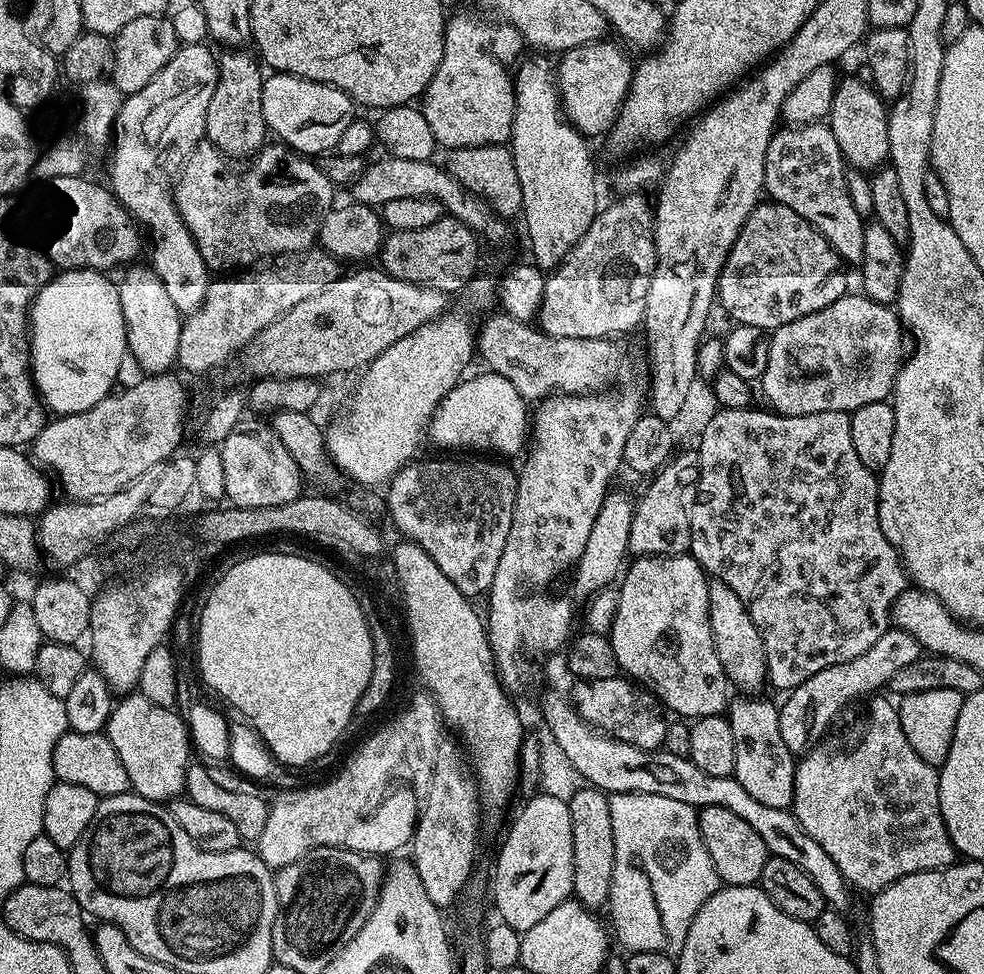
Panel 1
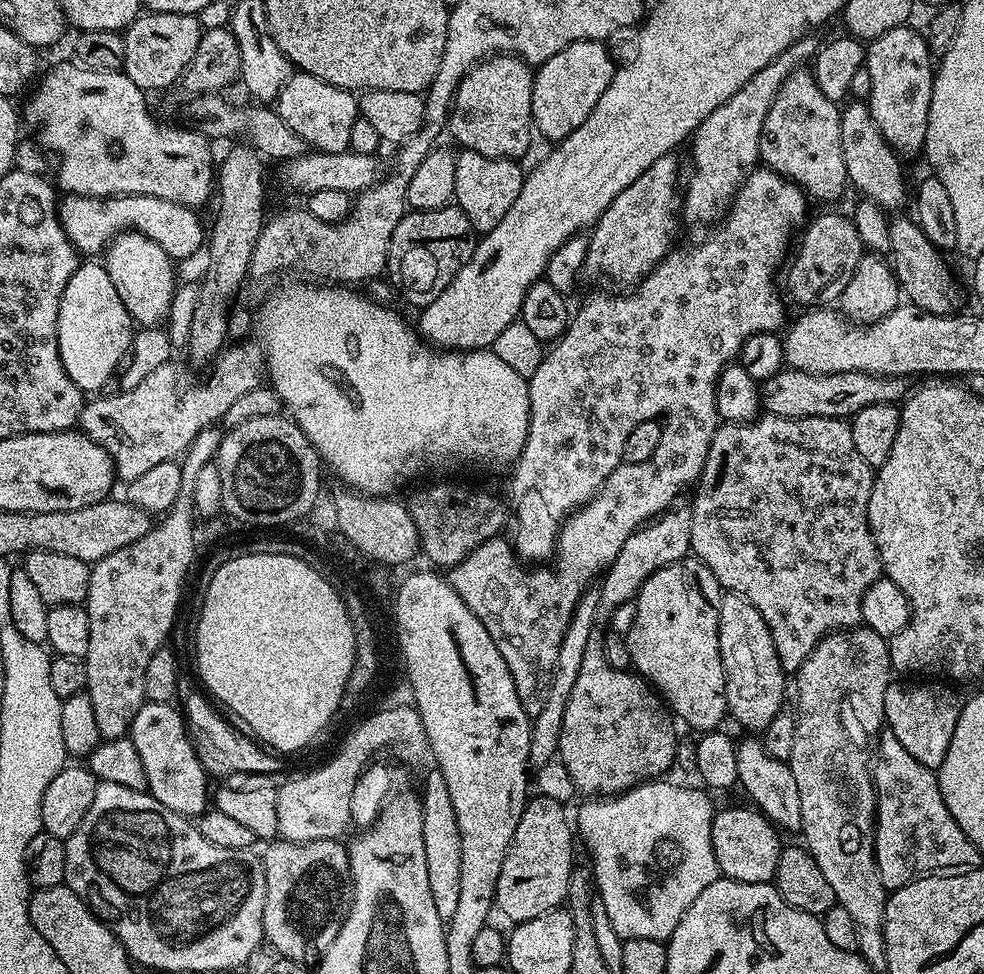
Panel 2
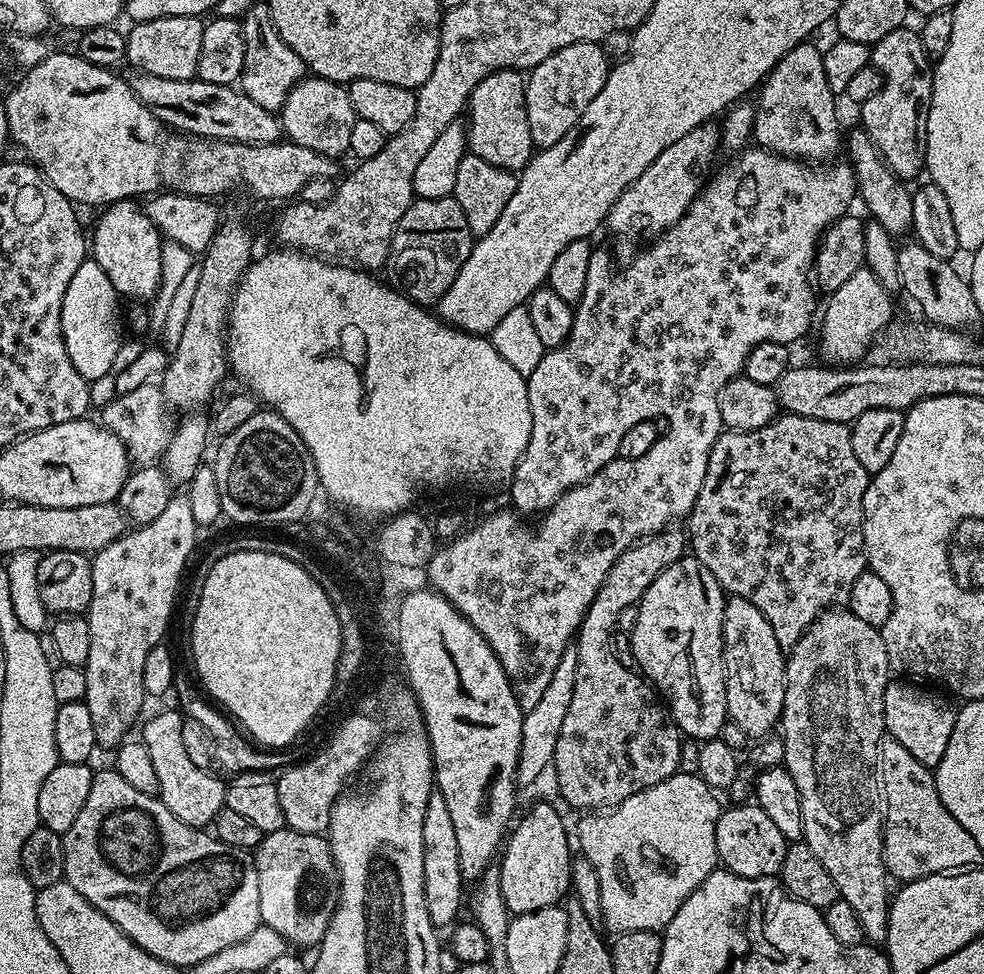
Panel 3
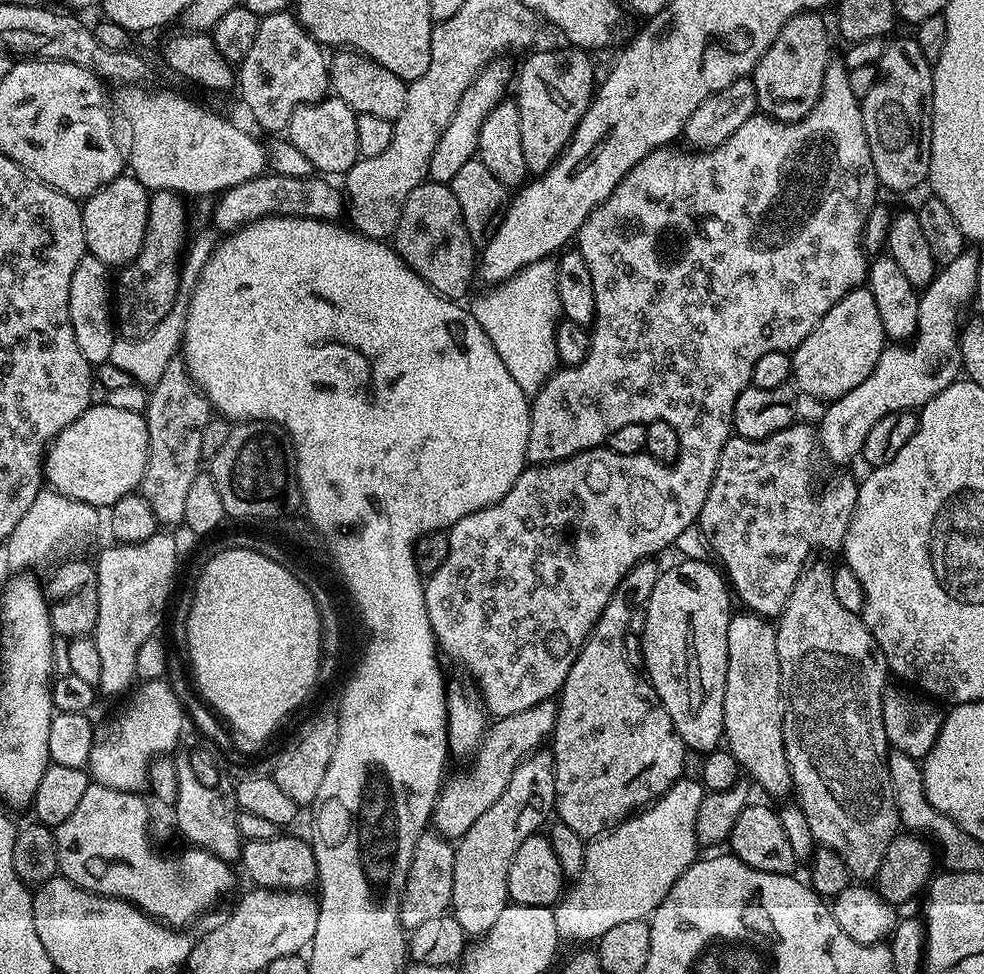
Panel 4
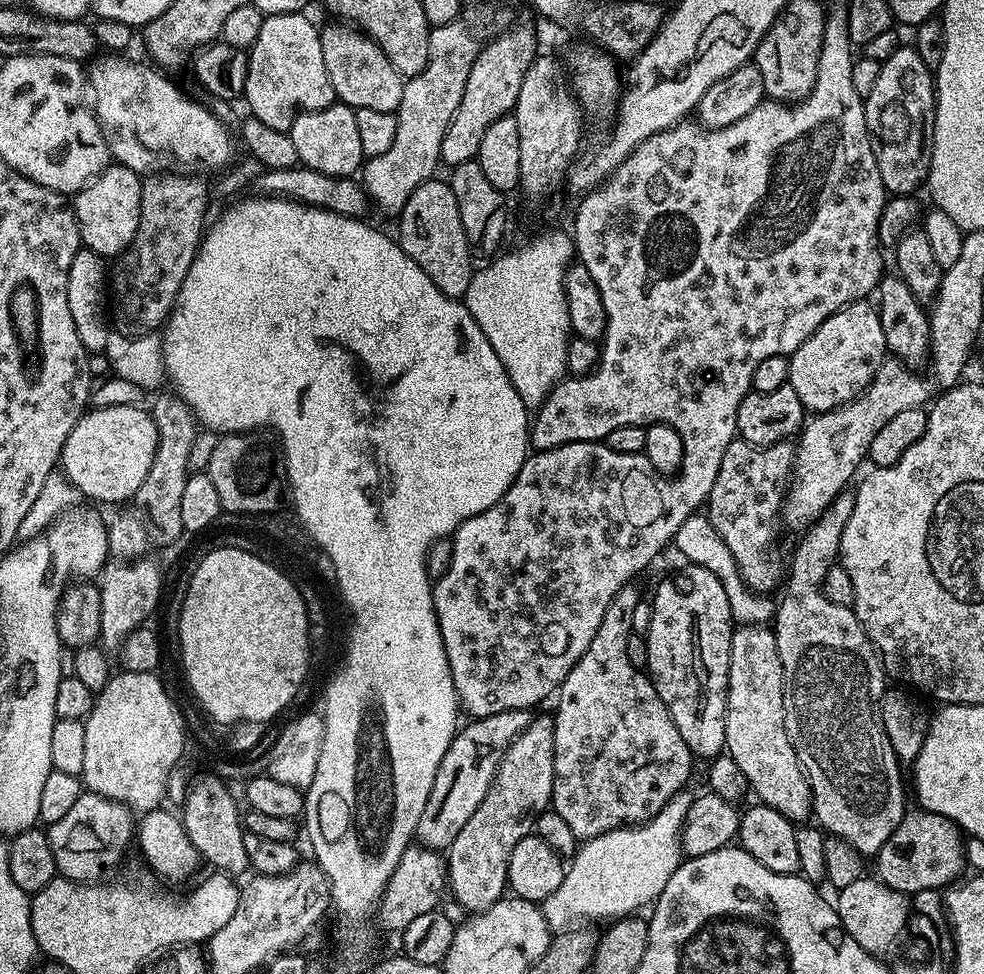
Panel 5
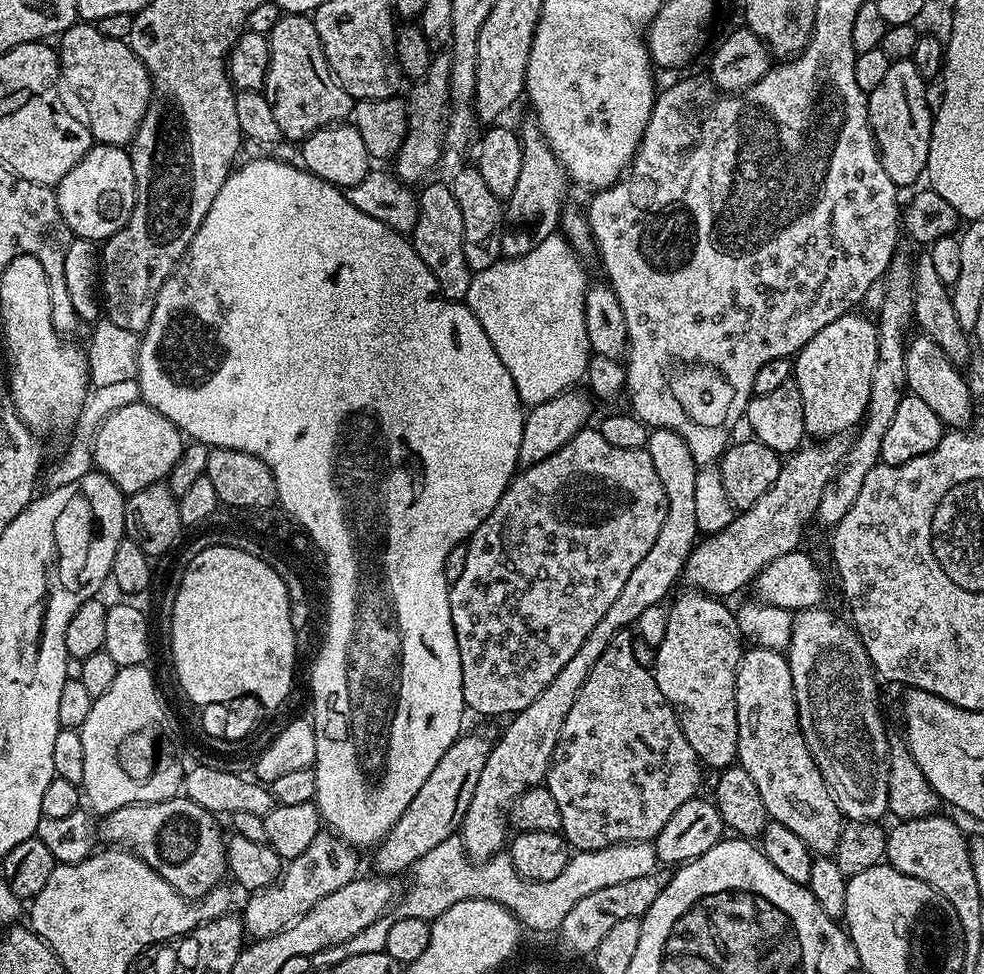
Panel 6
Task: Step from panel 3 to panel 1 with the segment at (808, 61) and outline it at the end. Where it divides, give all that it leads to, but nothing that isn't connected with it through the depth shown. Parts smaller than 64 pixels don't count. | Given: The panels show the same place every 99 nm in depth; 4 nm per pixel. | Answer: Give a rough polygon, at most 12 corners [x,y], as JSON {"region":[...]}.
{"region":[[824,122],[777,127],[764,192],[852,266],[865,221]]}

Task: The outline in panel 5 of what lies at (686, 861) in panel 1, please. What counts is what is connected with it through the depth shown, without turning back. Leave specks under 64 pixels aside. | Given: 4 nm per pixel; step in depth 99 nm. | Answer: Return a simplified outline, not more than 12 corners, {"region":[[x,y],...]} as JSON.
{"region":[[694,799],[583,841],[542,901],[549,929],[651,905]]}

